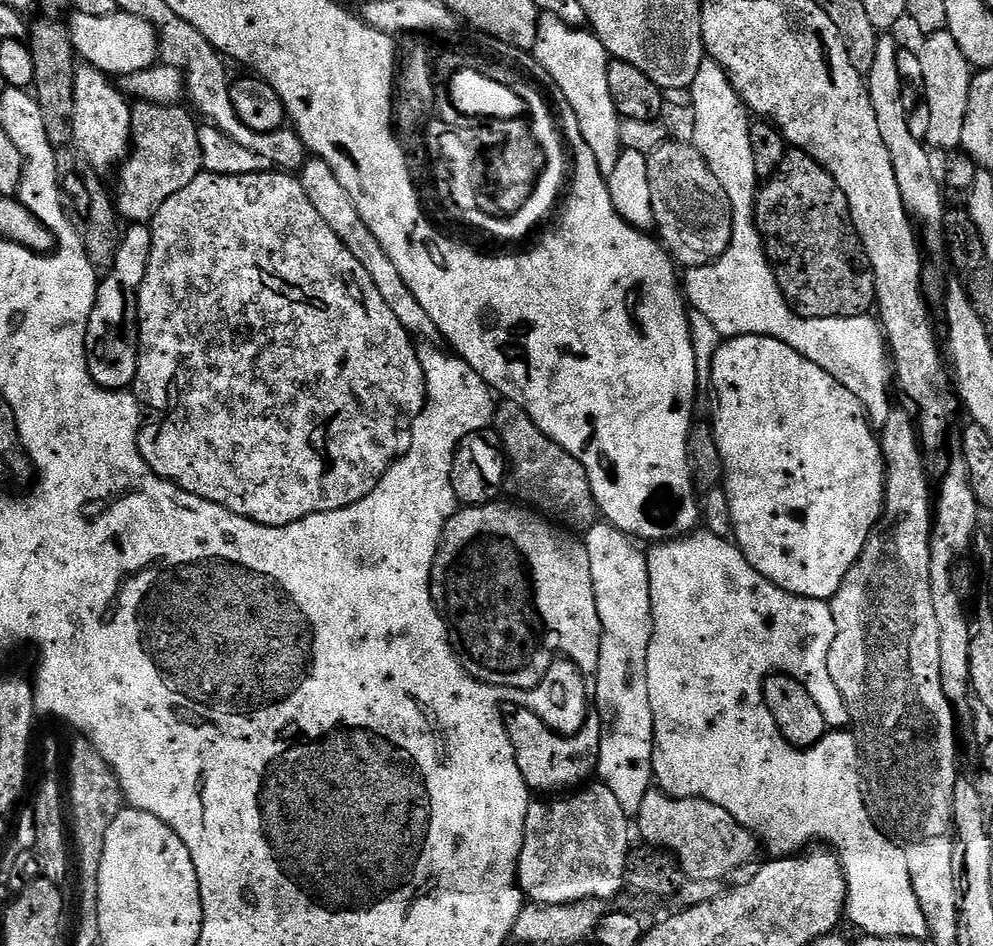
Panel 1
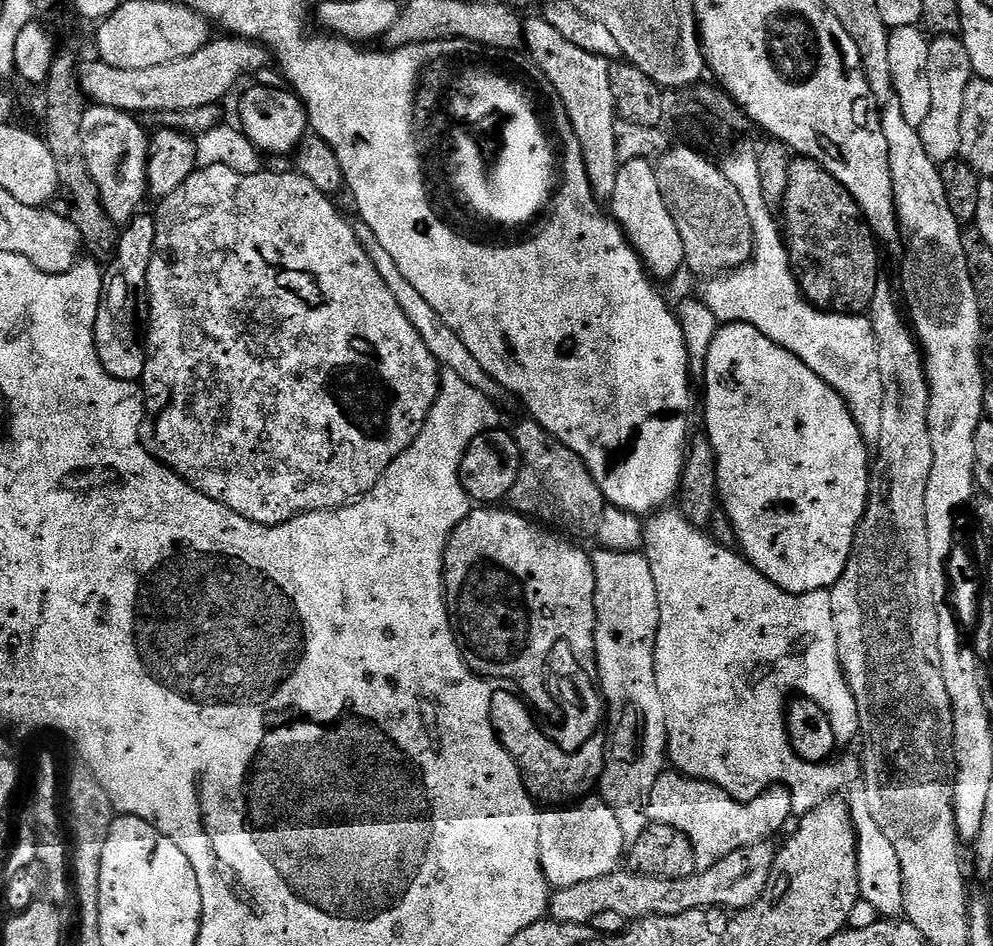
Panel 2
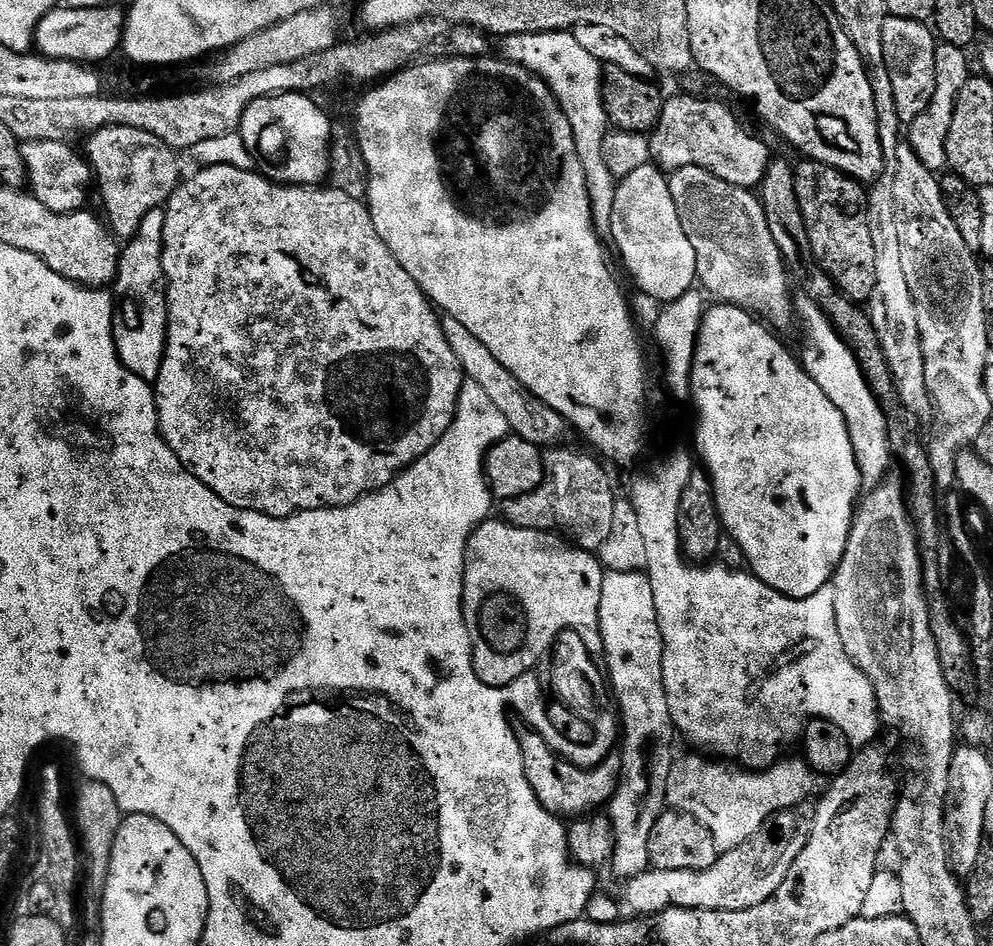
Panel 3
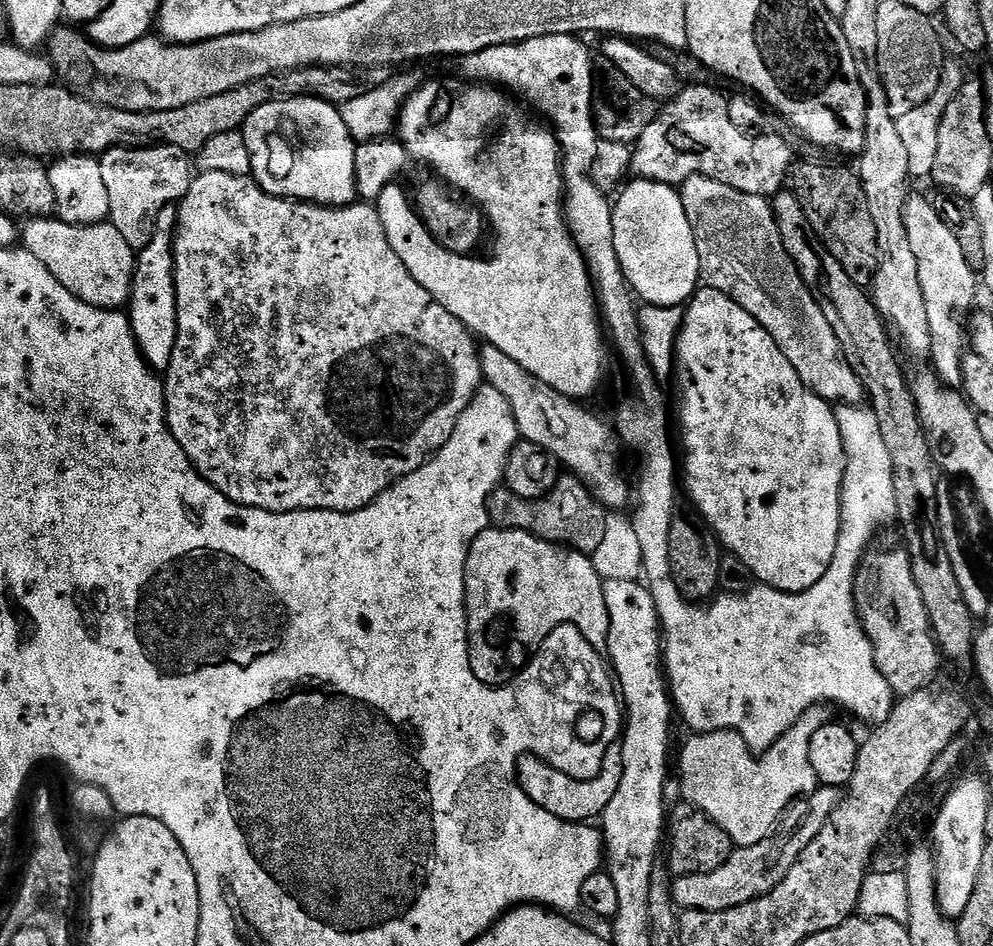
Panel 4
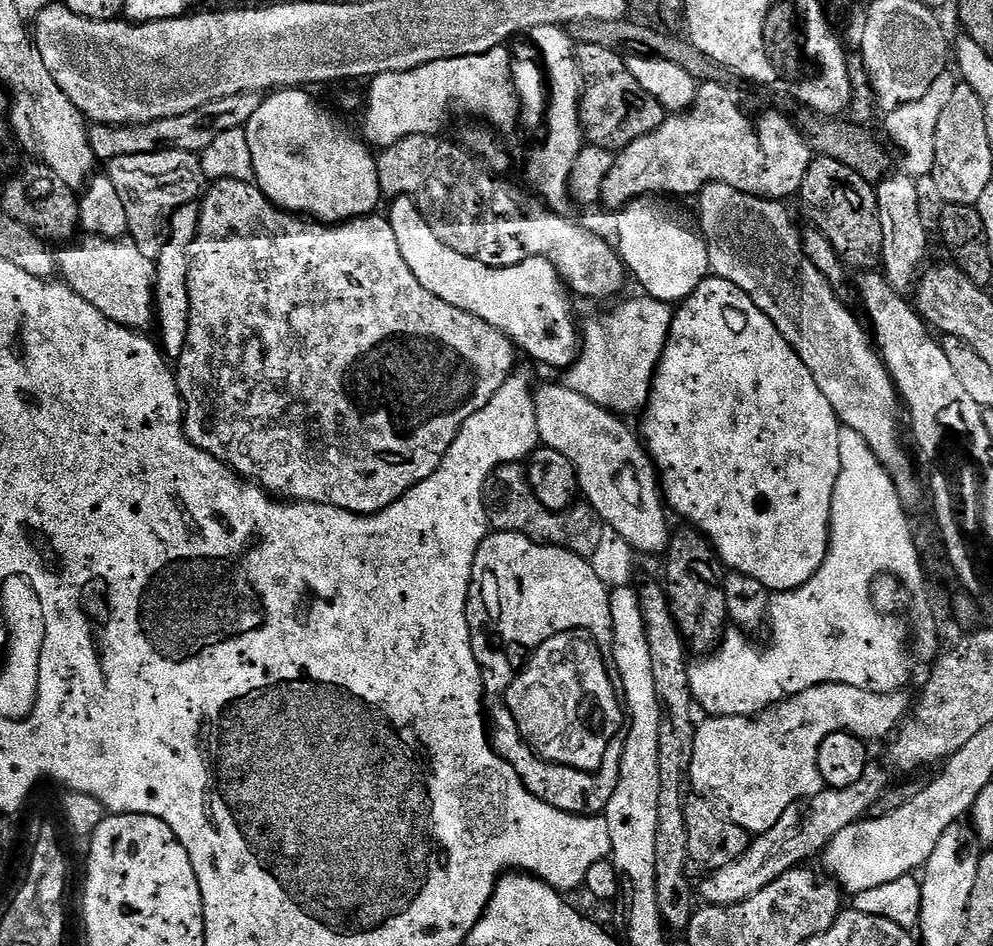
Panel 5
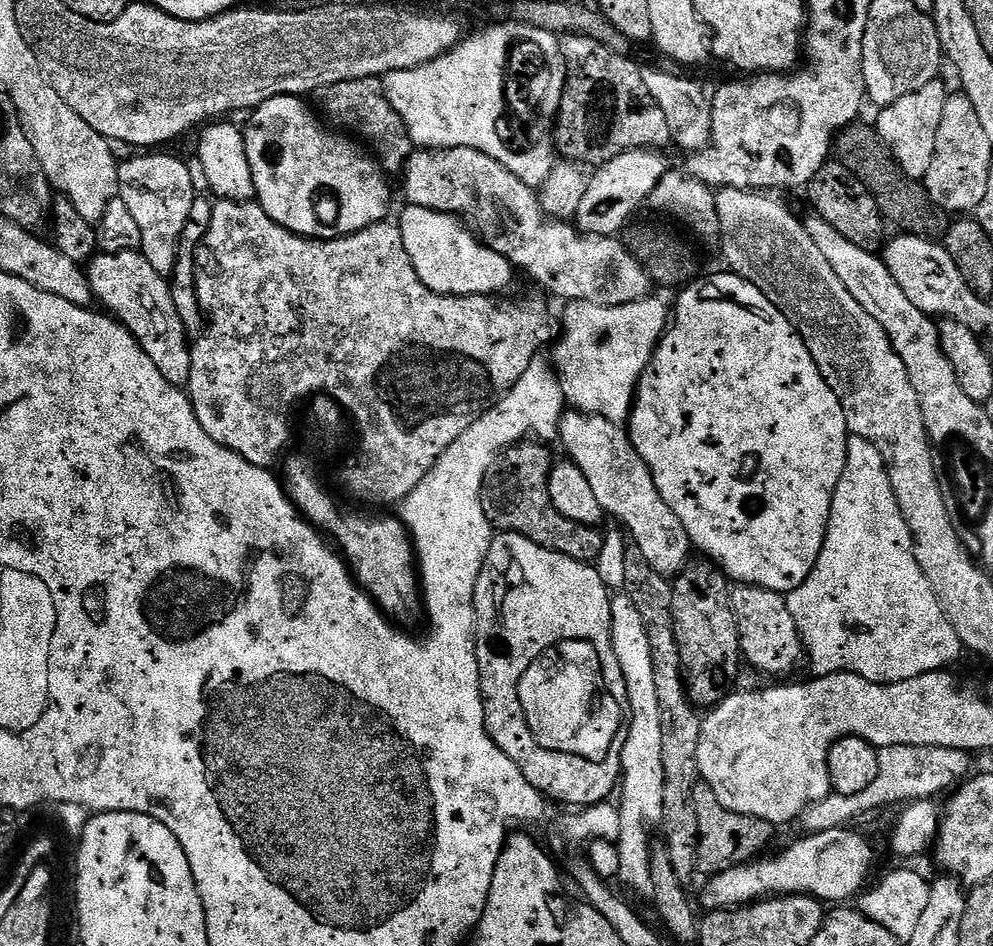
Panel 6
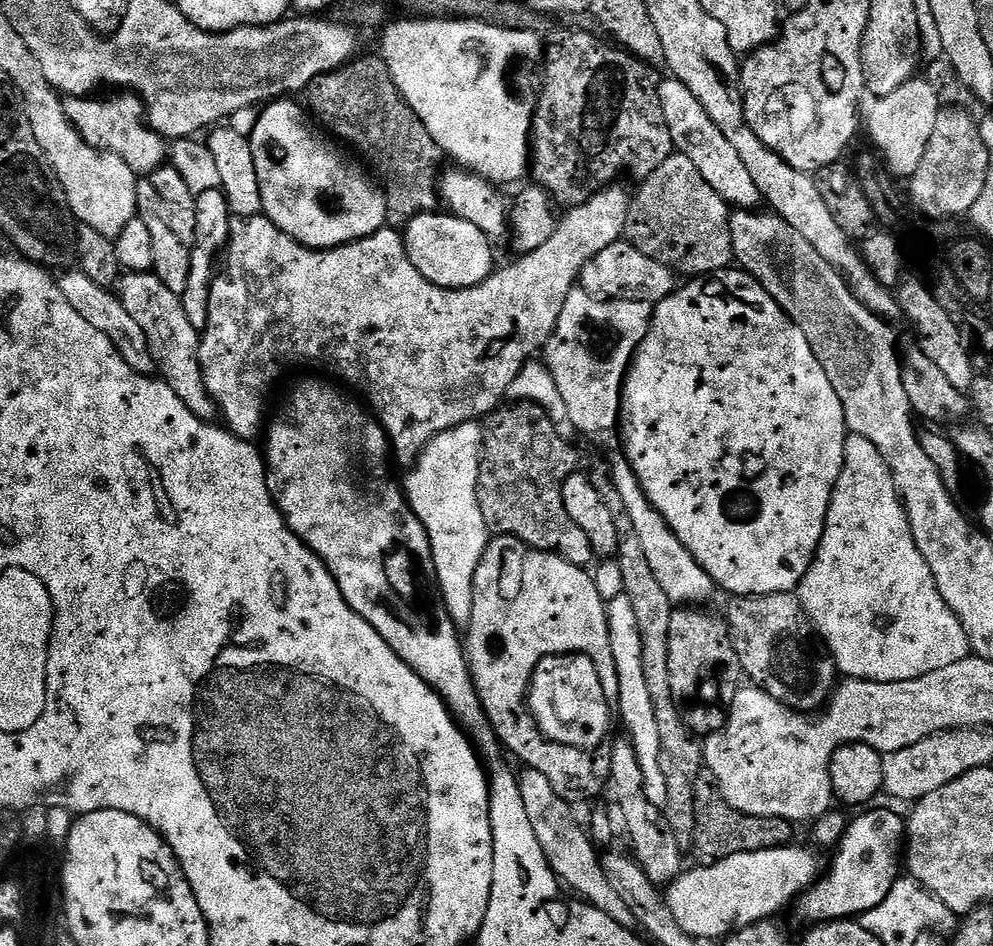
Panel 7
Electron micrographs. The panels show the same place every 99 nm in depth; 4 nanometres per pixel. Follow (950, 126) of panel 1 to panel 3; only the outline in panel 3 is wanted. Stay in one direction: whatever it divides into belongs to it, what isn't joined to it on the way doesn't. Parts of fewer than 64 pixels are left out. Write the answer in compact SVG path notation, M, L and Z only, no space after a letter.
M937 43L934 54L934 70L936 71L936 85L934 98L930 98L930 106L918 114L906 132L907 143L911 144L914 154L930 171L937 174L945 171L948 159L946 158L946 138L950 134L950 122L954 122L954 106L958 102L958 94L962 86L966 86L970 69L968 69L969 53L953 44Z

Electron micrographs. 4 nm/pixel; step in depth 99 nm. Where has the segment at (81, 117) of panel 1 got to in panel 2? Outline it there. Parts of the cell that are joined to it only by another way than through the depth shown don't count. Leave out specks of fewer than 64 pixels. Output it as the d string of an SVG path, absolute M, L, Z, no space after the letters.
M93 103L85 107L82 118L82 154L86 158L86 170L98 186L98 194L106 214L116 225L123 226L141 211L140 203L148 191L148 146L149 133L130 112L112 109Z

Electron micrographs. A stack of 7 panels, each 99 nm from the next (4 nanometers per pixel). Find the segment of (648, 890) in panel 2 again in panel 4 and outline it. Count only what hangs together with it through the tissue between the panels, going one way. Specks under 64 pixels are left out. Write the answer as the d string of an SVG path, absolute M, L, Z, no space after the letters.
M817 787L807 797L808 813L800 820L797 828L784 832L781 836L769 835L768 839L758 842L754 846L736 848L732 857L718 870L710 870L710 874L694 874L693 876L678 876L671 881L672 898L680 910L702 910L703 912L717 912L718 910L730 910L742 906L751 900L757 900L759 896L766 895L786 874L790 874L790 866L798 862L802 850L818 838L818 830L834 814L838 806L841 789Z

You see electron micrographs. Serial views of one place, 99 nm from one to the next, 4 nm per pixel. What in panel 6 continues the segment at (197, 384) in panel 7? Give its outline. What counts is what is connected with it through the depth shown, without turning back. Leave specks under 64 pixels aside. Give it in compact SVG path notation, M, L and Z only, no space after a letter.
M139 250L97 254L92 257L86 271L93 297L99 303L101 300L105 304L103 307L131 332L150 362L158 366L162 378L177 386L187 385L192 365L192 344L165 276L158 274Z

